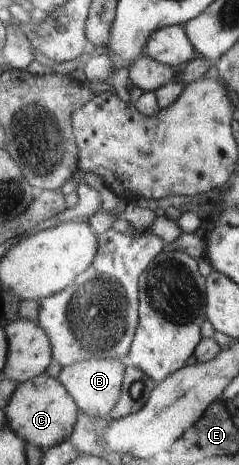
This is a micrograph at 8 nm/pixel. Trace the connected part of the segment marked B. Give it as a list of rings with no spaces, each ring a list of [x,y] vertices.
[[[91,359],[79,361],[75,365],[64,366],[59,379],[70,390],[81,410],[91,417],[103,418],[112,415],[123,397],[123,386],[129,362],[122,359]]]

